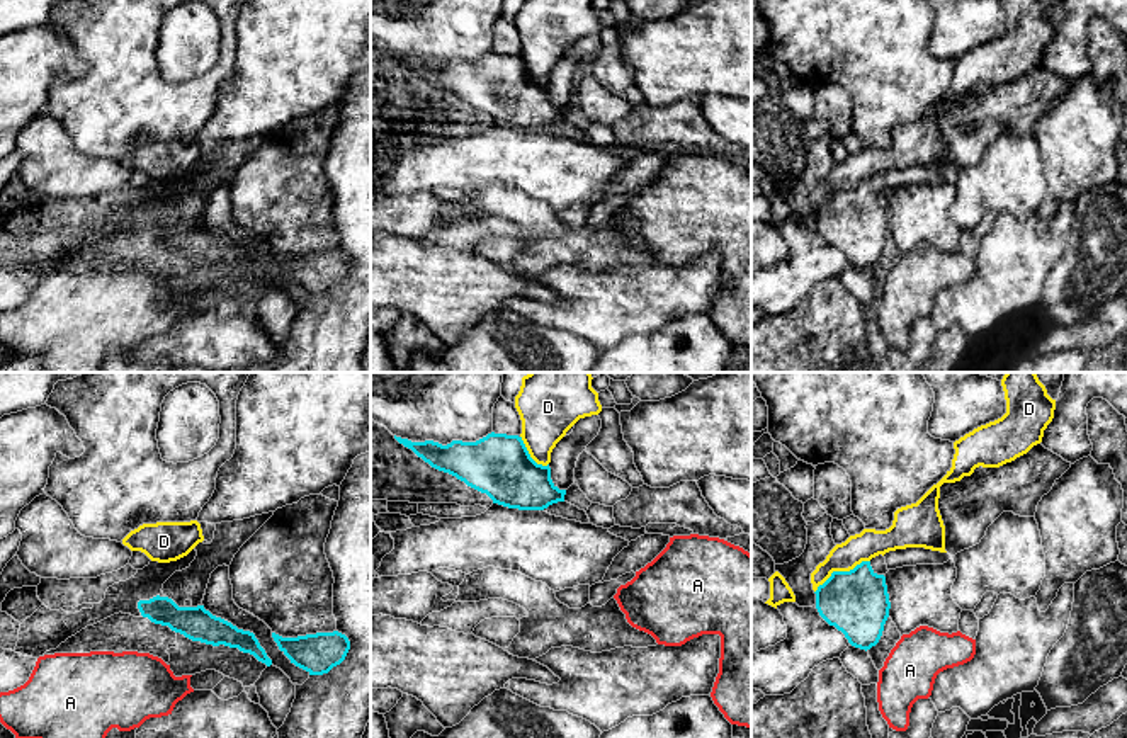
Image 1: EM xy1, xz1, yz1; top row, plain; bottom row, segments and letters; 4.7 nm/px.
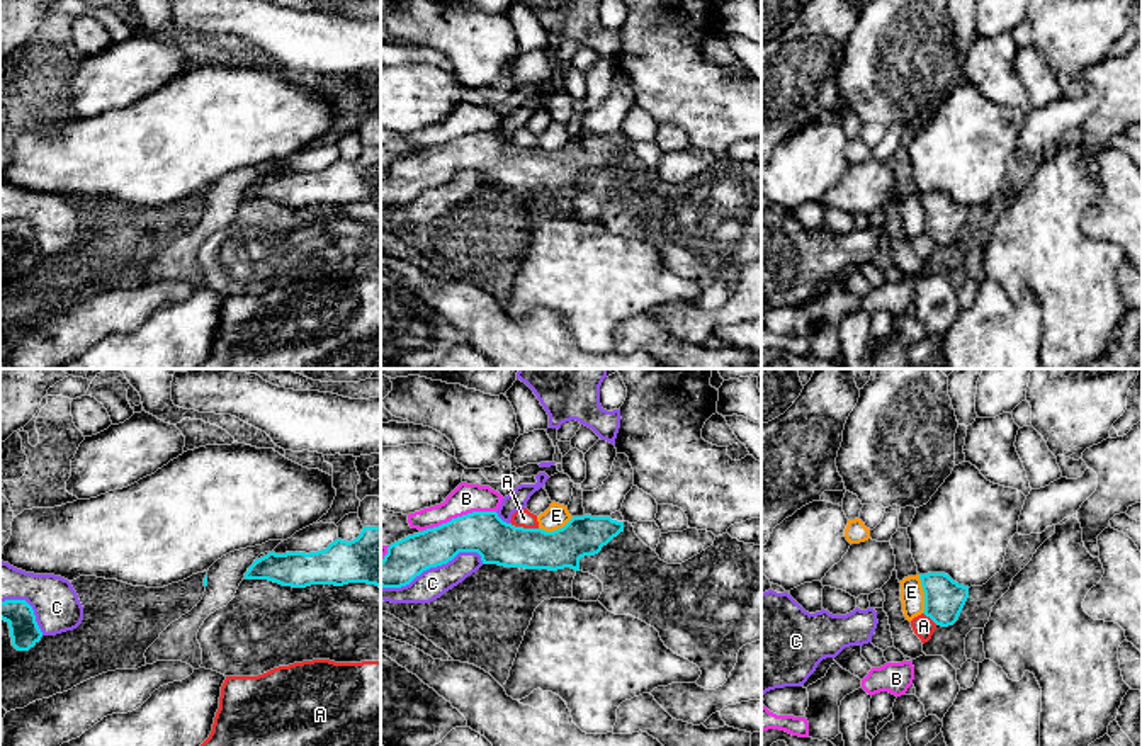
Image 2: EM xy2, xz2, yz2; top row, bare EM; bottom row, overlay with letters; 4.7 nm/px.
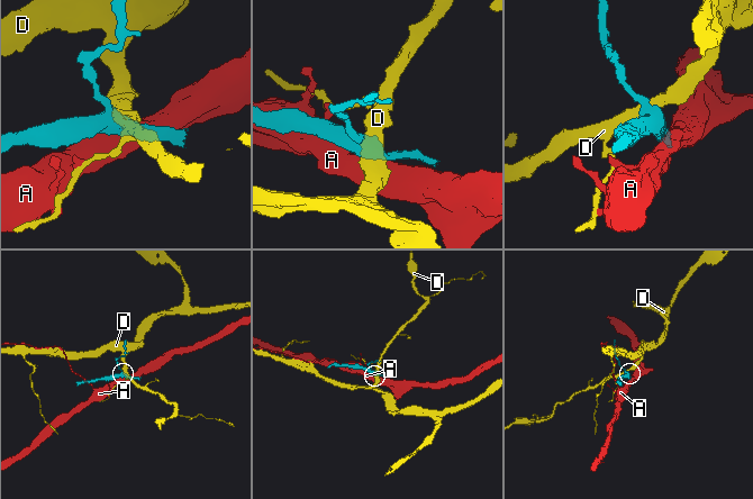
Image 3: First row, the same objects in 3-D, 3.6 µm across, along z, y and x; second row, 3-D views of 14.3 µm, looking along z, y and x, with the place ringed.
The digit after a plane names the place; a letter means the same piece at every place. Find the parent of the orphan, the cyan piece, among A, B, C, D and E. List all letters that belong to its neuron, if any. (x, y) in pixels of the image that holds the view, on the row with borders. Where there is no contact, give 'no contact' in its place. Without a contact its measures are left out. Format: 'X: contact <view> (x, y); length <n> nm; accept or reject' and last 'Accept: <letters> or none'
A: contact xz2 (522, 527); length 140 nm; reject
B: contact xz2 (459, 517); length 360 nm; reject
C: contact xz2 (432, 566); length 500 nm; reject
D: contact yz1 (840, 572); length 300 nm; reject
E: contact yz2 (925, 593); length 190 nm; reject
Accept: none

